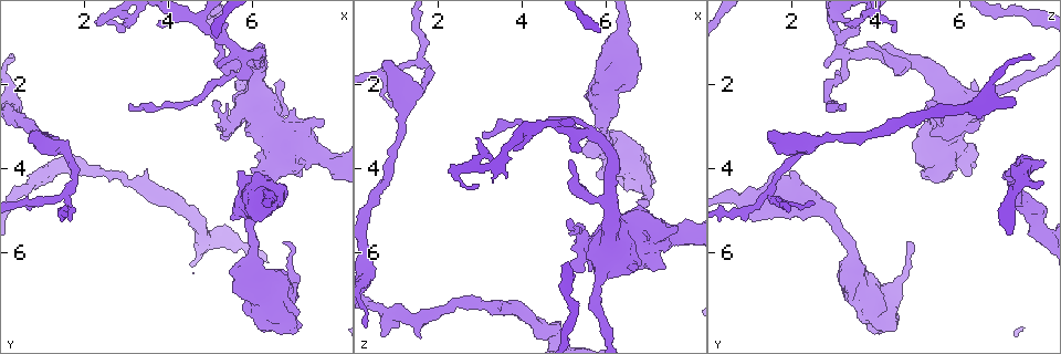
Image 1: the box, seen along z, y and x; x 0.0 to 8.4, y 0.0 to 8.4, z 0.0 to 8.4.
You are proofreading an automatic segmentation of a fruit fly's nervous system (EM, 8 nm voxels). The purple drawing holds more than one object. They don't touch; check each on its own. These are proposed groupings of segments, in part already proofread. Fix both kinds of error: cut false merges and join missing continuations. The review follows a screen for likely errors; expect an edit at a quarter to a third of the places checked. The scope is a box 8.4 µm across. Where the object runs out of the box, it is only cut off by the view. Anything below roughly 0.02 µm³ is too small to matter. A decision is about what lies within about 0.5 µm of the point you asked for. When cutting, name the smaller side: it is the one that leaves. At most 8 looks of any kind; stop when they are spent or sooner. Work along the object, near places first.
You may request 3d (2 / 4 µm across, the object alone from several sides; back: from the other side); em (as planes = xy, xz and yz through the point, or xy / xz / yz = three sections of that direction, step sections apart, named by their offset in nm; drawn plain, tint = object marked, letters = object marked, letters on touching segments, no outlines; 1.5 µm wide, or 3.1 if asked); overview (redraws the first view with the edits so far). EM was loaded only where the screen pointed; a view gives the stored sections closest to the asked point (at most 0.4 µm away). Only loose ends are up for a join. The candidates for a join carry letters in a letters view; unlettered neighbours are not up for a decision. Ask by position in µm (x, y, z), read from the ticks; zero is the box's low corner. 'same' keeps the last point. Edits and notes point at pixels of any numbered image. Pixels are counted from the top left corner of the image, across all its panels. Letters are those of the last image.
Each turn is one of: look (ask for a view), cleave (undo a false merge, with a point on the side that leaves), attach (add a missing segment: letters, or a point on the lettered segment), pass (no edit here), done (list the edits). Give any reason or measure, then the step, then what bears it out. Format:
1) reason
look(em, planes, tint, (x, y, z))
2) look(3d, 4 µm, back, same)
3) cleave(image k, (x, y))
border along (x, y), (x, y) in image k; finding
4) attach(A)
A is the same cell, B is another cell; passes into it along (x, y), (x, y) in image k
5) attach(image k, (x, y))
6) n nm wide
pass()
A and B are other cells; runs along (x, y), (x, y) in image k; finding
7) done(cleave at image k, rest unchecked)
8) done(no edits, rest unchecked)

branch stops here
look(3d, 2 µm, back, (0.60, 4.40, 7.90))

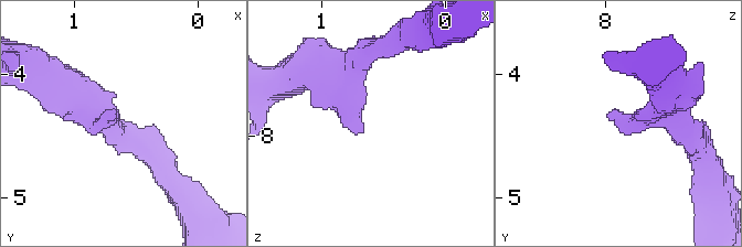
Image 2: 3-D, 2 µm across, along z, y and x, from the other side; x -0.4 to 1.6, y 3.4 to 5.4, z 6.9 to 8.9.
now the EM
look(em, xz, step 8, letters, (0.66, 4.32, 7.94))

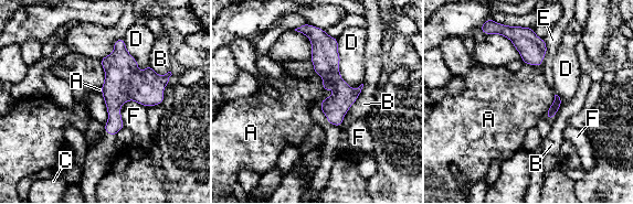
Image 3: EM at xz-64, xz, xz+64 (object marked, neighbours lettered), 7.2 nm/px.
pass()
A, B, C, D, E and F are other cells; runs along (316, 62), (338, 85), (338, 122) in image 3; no lettered segment goes on from it

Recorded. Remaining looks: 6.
thin neck
look(em, 3.1 µm, planes, tint, (5.80, 1.30, 3.30))

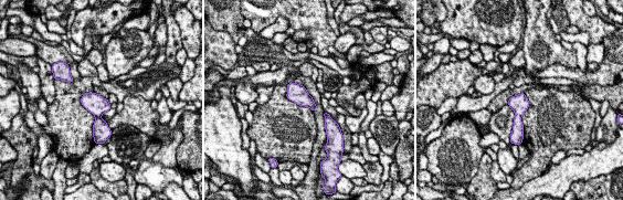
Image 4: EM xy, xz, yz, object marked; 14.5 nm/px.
see the neighbours
look(em, 3.1 µm, planes, letters, same)

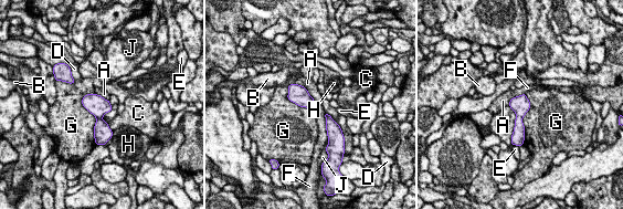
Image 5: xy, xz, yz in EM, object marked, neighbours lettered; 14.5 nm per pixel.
pass()
A, B, C, D, E, F, G, H and J are other cells; all the same cell

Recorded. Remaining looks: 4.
thick end
look(em, xy, step 4, tint, (0.75, 3.10, 1.50))

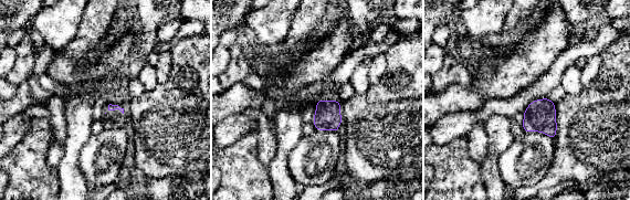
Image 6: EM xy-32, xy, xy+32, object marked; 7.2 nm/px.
look(em, planes, letters, same)

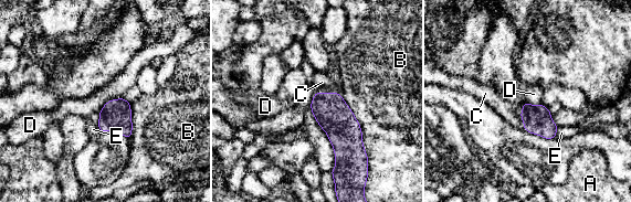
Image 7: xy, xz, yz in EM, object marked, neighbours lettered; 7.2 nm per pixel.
attach(C)
C is the same cell, A, B, D and E are other cells; passes into it along (332, 113), (325, 93), (322, 82) in image 7; it goes on there

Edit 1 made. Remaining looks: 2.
done(attach at image 7, rest unchecked)

